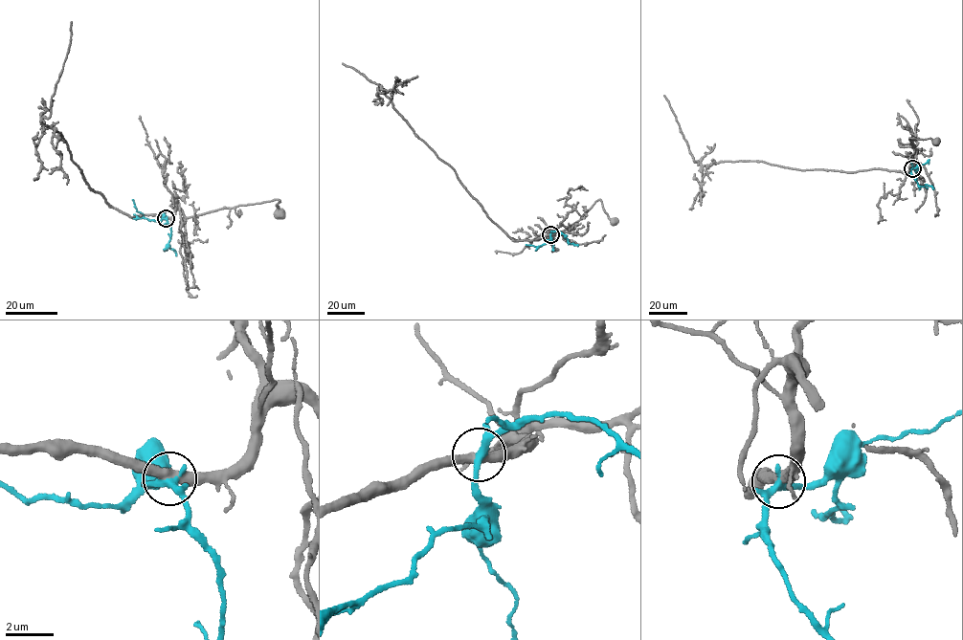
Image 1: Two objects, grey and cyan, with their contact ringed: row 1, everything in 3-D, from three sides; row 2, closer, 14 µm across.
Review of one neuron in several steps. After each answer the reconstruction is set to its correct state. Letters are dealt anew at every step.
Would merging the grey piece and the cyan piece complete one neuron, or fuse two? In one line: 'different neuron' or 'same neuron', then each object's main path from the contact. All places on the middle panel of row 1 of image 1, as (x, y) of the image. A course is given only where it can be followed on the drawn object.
different neuron; course grey (550, 234), (577, 221), (598, 200), (608, 217), (615, 221); course cyan (550, 234), (559, 231), (568, 243), (577, 246)

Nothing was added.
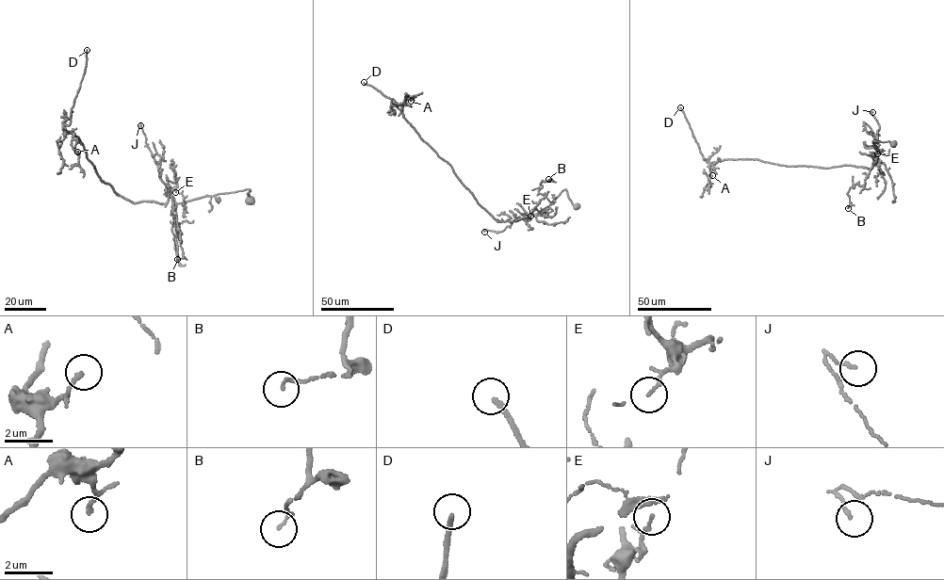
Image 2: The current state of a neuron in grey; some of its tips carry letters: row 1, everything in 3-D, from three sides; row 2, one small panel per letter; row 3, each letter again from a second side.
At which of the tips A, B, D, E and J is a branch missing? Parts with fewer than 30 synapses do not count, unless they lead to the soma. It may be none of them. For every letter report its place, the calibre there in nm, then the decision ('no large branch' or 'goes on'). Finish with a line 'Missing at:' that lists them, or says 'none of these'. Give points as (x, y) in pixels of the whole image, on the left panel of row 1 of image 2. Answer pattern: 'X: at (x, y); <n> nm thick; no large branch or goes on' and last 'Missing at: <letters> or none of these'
A: at (77, 152); 170 nm thick; no large branch
B: at (177, 259); 110 nm thick; no large branch
D: at (87, 50); 200 nm thick; goes on
E: at (175, 192); 120 nm thick; no large branch
J: at (140, 125); 110 nm thick; no large branch
Missing at: D

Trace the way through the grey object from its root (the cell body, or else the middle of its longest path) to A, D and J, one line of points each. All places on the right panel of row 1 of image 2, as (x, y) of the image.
A: (893, 144), (872, 140), (877, 161), (875, 158), (870, 169), (724, 159), (713, 165), (708, 176), (712, 175)
D: (893, 144), (872, 140), (877, 161), (870, 169), (789, 167), (756, 159), (709, 163), (680, 107)
J: (893, 144), (888, 141), (872, 140), (878, 151), (877, 161), (878, 152), (873, 144), (879, 126), (872, 112)

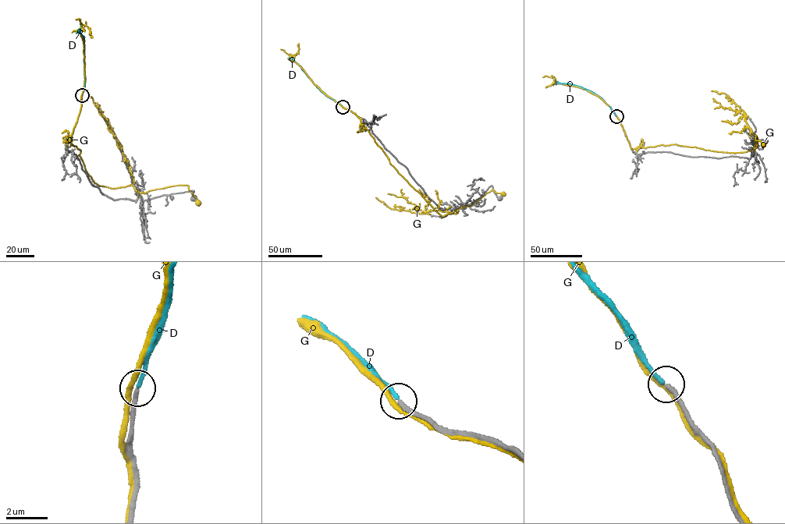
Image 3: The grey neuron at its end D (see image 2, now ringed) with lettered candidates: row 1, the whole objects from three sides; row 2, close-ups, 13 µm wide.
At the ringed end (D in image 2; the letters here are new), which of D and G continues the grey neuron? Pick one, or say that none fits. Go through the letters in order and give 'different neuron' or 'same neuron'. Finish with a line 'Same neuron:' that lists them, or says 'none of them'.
D: same neuron
G: different neuron
Same neuron: D

